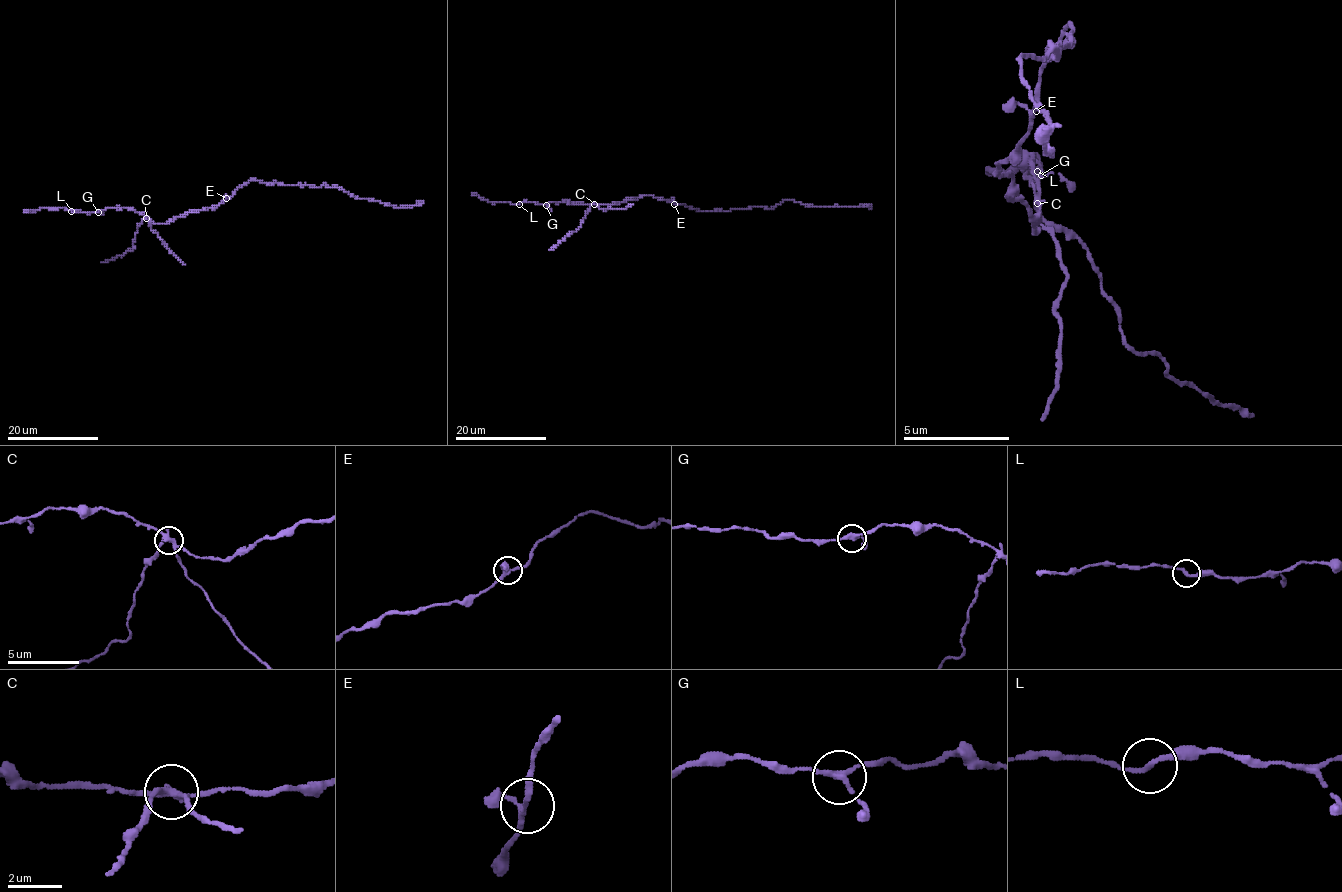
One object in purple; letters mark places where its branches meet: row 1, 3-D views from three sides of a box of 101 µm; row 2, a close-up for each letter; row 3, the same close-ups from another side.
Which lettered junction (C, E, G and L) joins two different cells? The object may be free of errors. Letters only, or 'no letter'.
C

